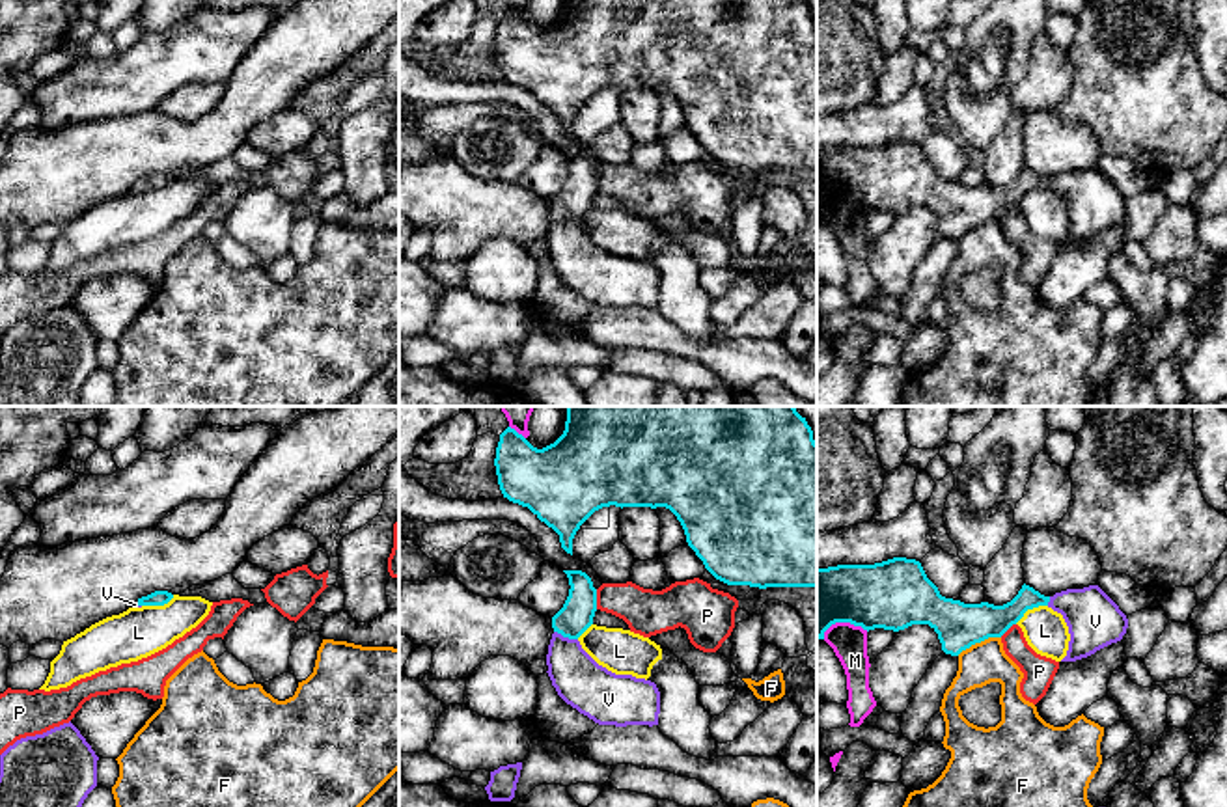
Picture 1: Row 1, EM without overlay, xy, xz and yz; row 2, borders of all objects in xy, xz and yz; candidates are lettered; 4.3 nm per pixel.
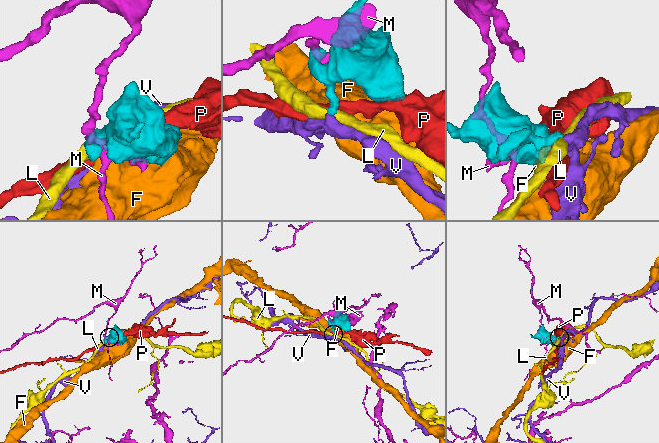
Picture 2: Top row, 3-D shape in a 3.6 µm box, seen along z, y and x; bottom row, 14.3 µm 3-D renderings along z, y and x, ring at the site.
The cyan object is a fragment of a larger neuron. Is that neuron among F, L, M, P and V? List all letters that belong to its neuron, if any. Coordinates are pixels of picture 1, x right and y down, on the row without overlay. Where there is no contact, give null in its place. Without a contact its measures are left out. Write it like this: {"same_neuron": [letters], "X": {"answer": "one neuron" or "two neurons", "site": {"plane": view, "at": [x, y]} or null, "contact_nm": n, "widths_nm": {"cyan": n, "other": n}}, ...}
{"same_neuron": ["V"], "F": {"answer": "two neurons", "site": {"plane": "yz", "at": [978, 224]}, "contact_nm": 200, "widths_nm": {"cyan": 200, "other": 180}}, "L": {"answer": "two neurons", "site": {"plane": "xy", "at": [157, 187]}, "contact_nm": 150, "widths_nm": {"cyan": 60, "other": 220}}, "M": {"answer": "two neurons", "site": {"plane": "yz", "at": [843, 204]}, "contact_nm": 200, "widths_nm": {"cyan": 300, "other": 150}}, "P": {"answer": "two neurons", "site": {"plane": "xz", "at": [595, 181]}, "contact_nm": 90, "widths_nm": {"cyan": 150, "other": 200}}, "V": {"answer": "one neuron", "site": {"plane": "xz", "at": [565, 218]}, "contact_nm": 110, "widths_nm": {"cyan": 150, "other": 220}}}

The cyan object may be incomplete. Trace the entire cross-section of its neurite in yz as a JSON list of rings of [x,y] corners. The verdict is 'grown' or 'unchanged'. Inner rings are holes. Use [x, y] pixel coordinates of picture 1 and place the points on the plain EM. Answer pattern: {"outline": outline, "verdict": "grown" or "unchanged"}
{"outline": [[[893,140],[875,147],[817,151],[817,220],[835,205],[863,212],[904,212],[929,207],[942,233],[958,239],[988,220],[1001,220],[1027,192],[1048,188],[1061,196],[1070,216],[1067,239],[1076,244],[1123,222],[1126,198],[1098,170],[1067,171],[1044,179],[1029,168],[1003,186],[964,186],[945,181],[916,142]]], "verdict": "grown"}

